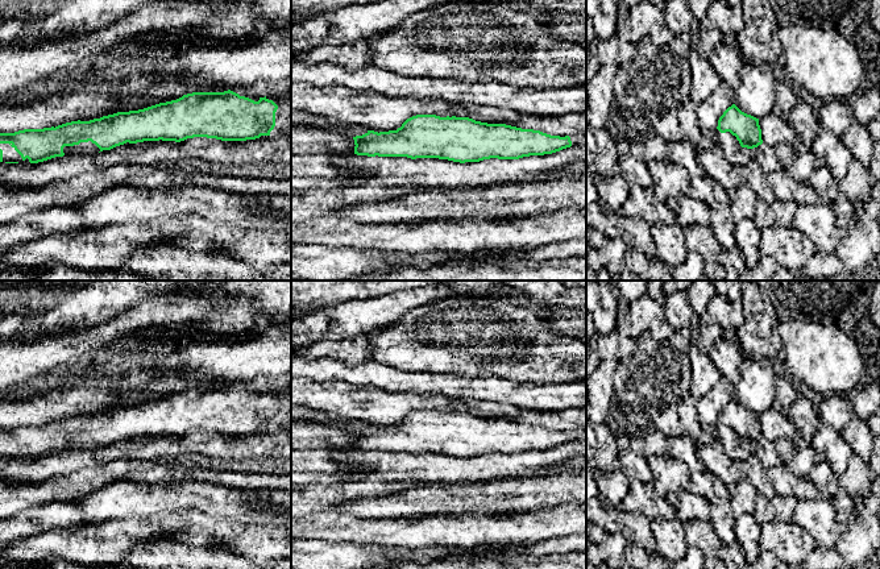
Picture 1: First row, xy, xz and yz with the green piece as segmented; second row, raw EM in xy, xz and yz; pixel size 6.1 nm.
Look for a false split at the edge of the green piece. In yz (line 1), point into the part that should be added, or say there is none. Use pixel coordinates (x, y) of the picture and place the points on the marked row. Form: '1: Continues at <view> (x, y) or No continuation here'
1: No continuation here

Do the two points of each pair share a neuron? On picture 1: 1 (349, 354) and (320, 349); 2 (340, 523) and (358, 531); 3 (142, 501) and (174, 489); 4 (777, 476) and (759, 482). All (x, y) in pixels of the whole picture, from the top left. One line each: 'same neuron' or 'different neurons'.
1: same neuron
2: same neuron
3: same neuron
4: different neurons

